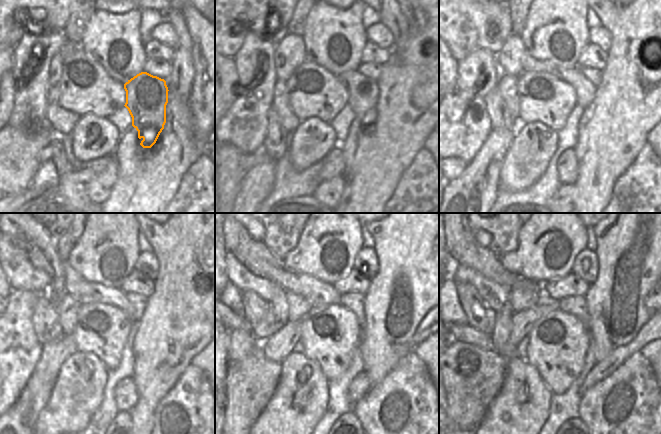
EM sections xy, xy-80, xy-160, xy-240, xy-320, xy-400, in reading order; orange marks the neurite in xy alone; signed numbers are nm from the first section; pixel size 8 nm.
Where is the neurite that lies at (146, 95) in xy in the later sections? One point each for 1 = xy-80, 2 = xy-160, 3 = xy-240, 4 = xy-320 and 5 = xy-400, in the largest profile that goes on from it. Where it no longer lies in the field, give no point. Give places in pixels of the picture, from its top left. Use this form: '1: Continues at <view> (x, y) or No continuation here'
1: Continues at xy-80 (362, 91)
2: Continues at xy-160 (585, 91)
3: Continues at xy-240 (64, 280)
4: Continues at xy-320 (254, 254)
5: Continues at xy-400 (461, 244)

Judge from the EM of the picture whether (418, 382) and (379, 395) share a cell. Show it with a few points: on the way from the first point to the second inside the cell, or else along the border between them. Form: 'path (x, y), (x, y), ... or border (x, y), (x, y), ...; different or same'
path (408, 389), (396, 389), (389, 393); same

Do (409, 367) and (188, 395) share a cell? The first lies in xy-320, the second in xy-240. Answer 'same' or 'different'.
same

